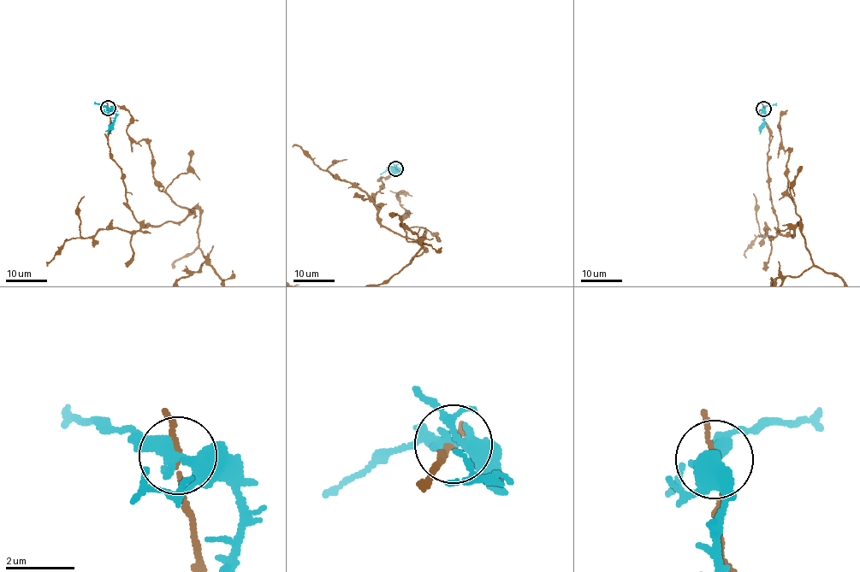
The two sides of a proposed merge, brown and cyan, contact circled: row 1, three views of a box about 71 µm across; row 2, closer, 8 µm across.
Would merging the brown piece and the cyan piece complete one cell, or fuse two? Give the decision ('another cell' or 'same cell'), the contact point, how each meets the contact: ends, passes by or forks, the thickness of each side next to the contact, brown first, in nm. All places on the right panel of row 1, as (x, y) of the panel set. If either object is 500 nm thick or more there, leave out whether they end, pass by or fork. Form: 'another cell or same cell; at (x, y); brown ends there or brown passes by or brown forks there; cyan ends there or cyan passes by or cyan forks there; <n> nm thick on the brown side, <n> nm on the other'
another cell; at (763, 109); brown passes by; cyan forks there; 110 nm thick on the brown side, 320 nm on the other

